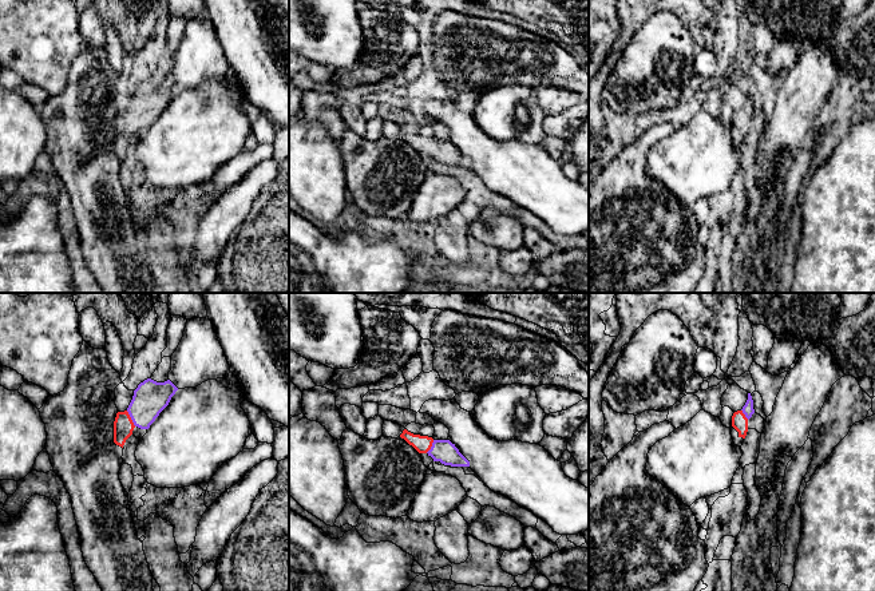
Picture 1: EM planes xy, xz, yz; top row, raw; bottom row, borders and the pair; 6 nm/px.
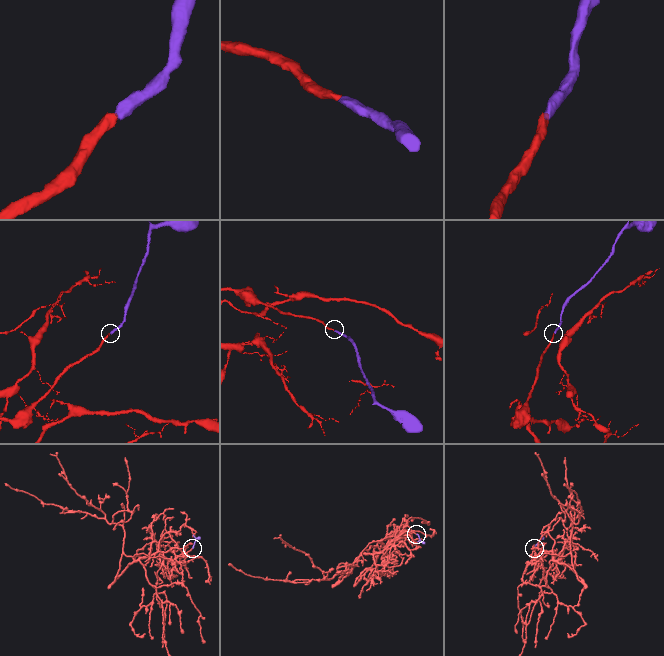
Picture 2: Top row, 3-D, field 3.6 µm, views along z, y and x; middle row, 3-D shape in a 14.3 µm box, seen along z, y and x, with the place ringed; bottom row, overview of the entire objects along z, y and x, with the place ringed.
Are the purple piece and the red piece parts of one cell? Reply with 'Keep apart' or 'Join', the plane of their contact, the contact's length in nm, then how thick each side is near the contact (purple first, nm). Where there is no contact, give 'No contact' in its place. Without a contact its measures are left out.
Join. Touches purple in xy. Shared border 110 nm. Thickness 200 nm (purple) against 120 nm

